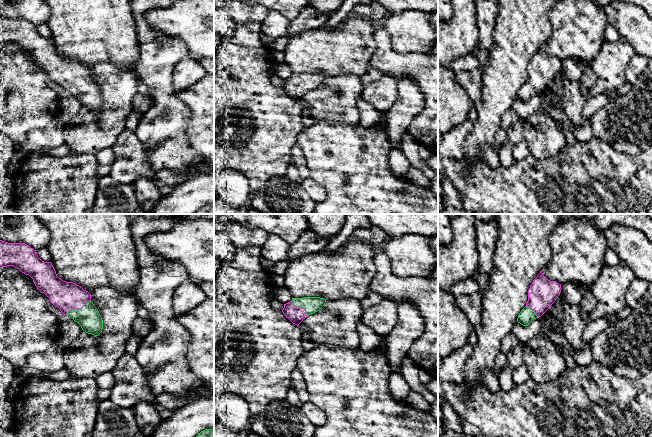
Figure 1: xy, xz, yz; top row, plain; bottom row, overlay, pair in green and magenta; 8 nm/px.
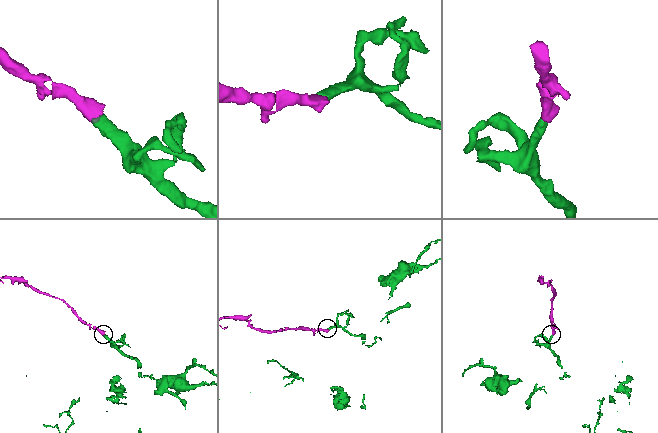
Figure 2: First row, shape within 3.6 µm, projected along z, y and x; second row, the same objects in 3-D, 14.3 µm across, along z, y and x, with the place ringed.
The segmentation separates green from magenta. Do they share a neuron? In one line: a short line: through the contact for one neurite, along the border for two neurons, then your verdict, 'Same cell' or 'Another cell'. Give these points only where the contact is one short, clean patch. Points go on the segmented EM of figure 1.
Line: xy (88, 317), (78, 309), (67, 296). Same cell

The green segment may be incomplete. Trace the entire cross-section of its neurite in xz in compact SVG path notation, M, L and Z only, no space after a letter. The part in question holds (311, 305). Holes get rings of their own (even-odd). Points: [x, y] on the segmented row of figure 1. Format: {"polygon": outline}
{"polygon": "M320 297L292 298L284 304L283 314L293 324L299 324L310 314L319 311L326 303L326 299Z"}

